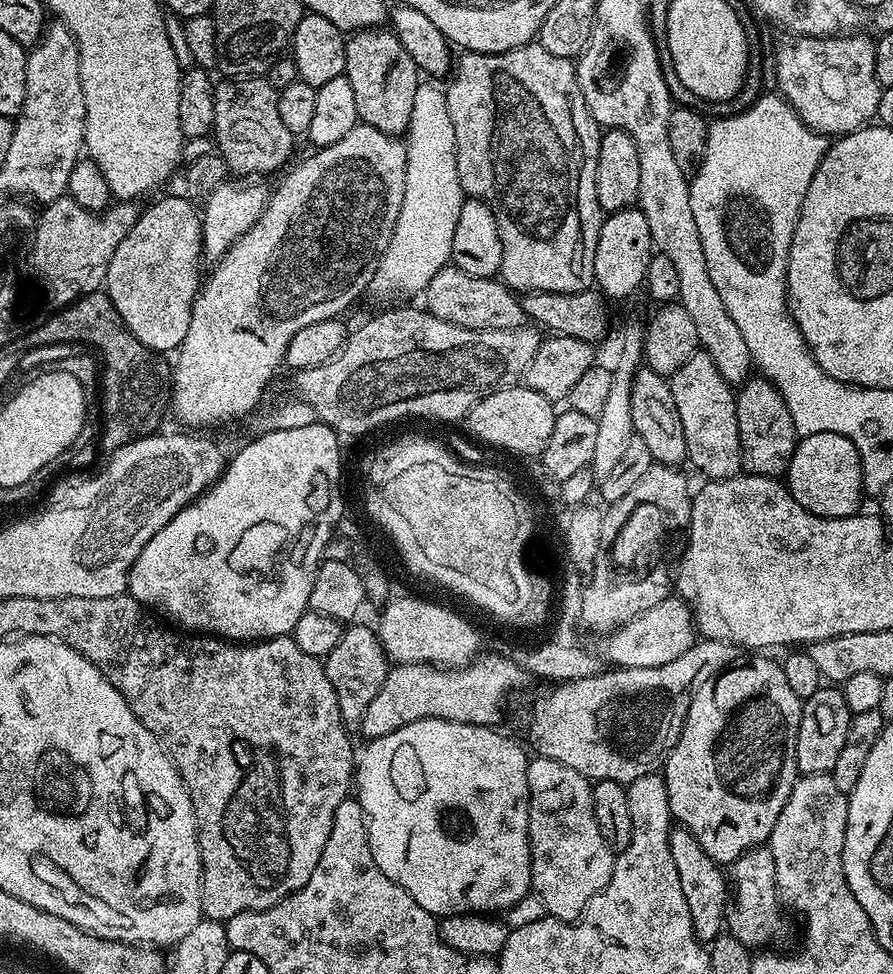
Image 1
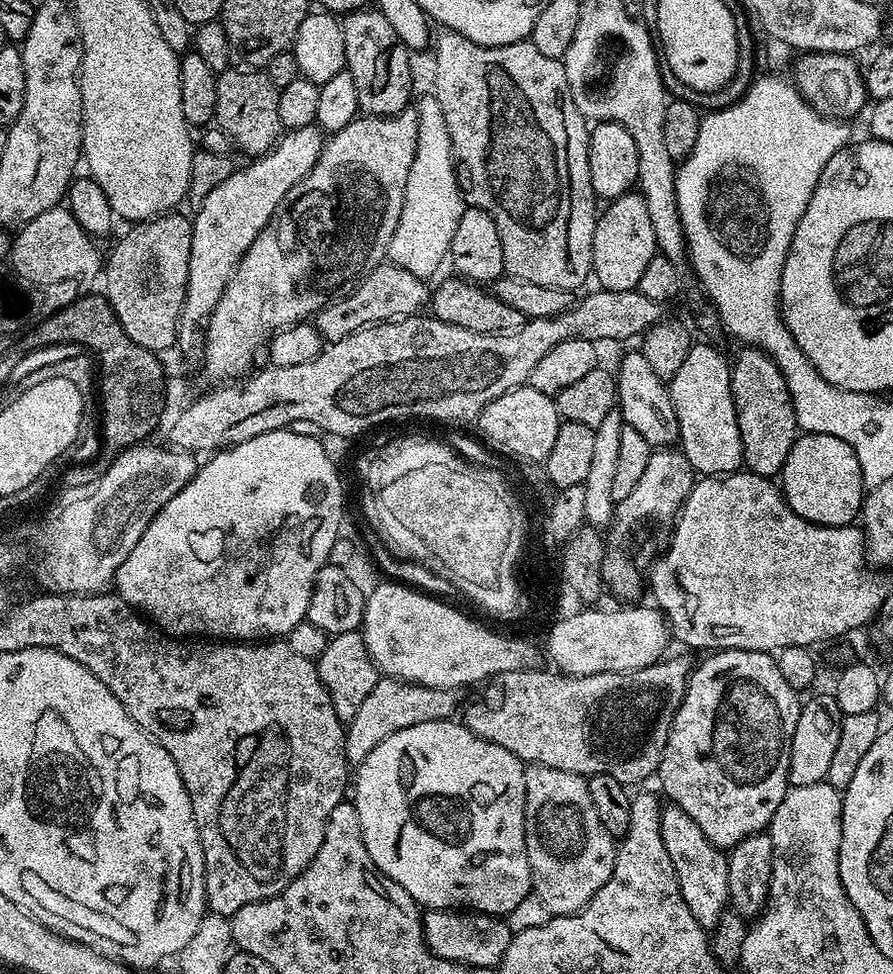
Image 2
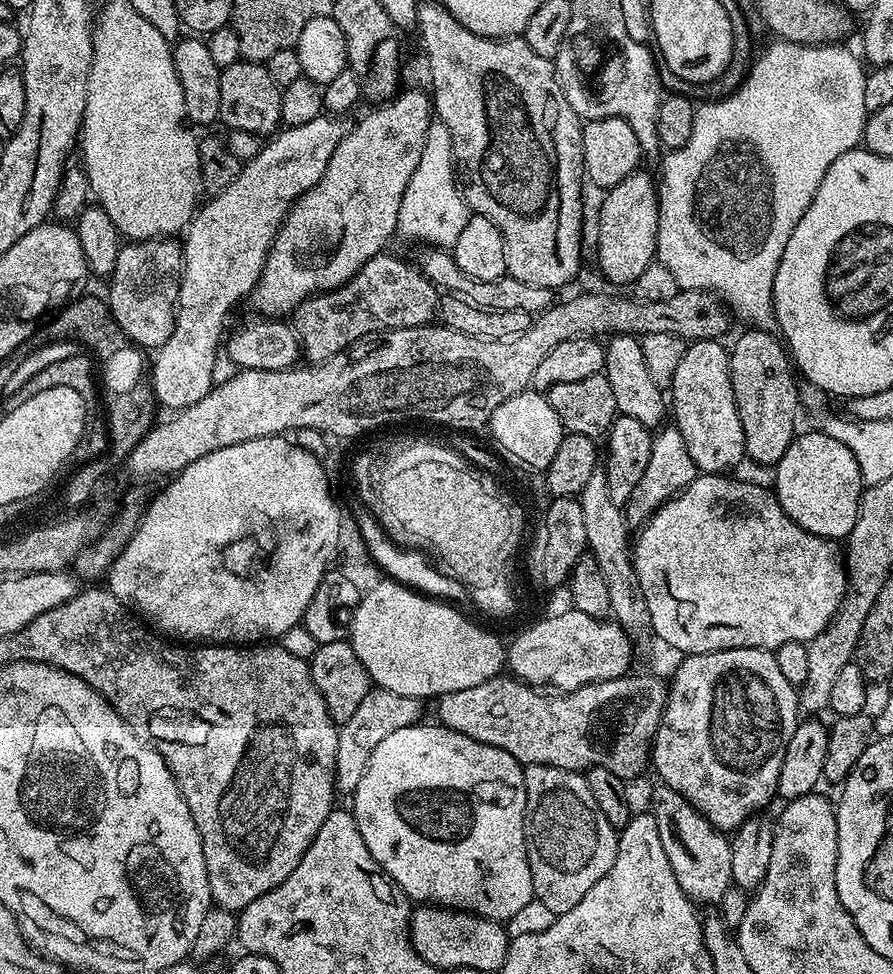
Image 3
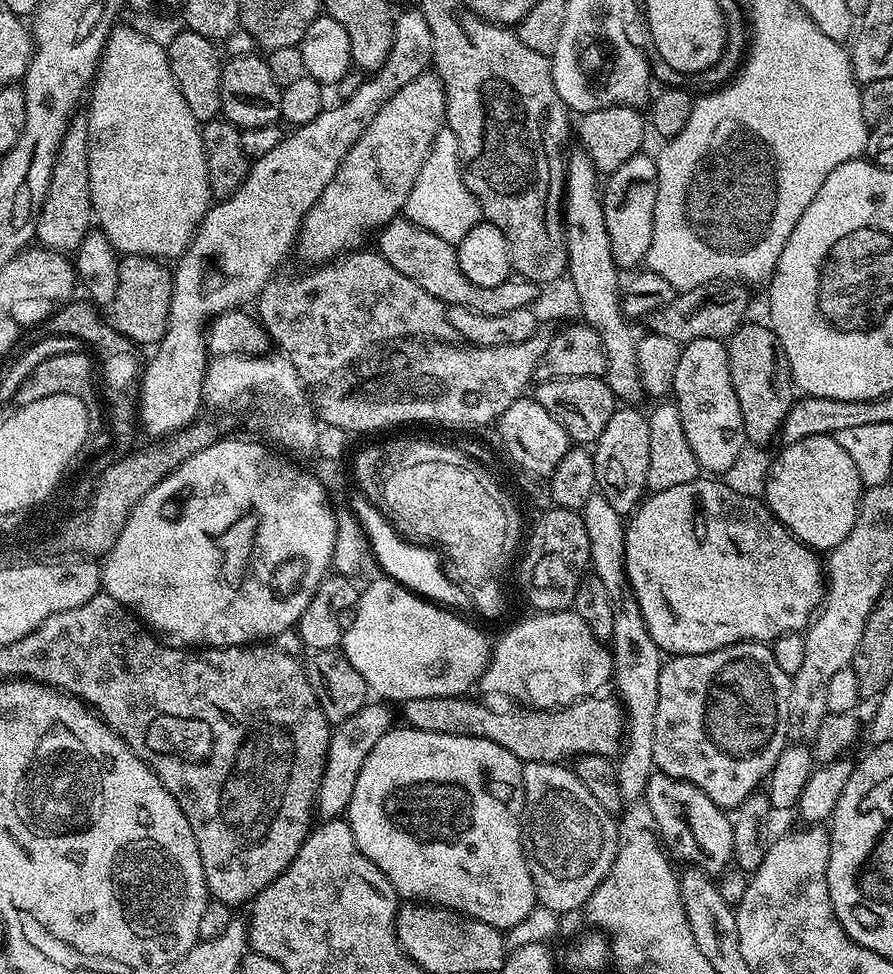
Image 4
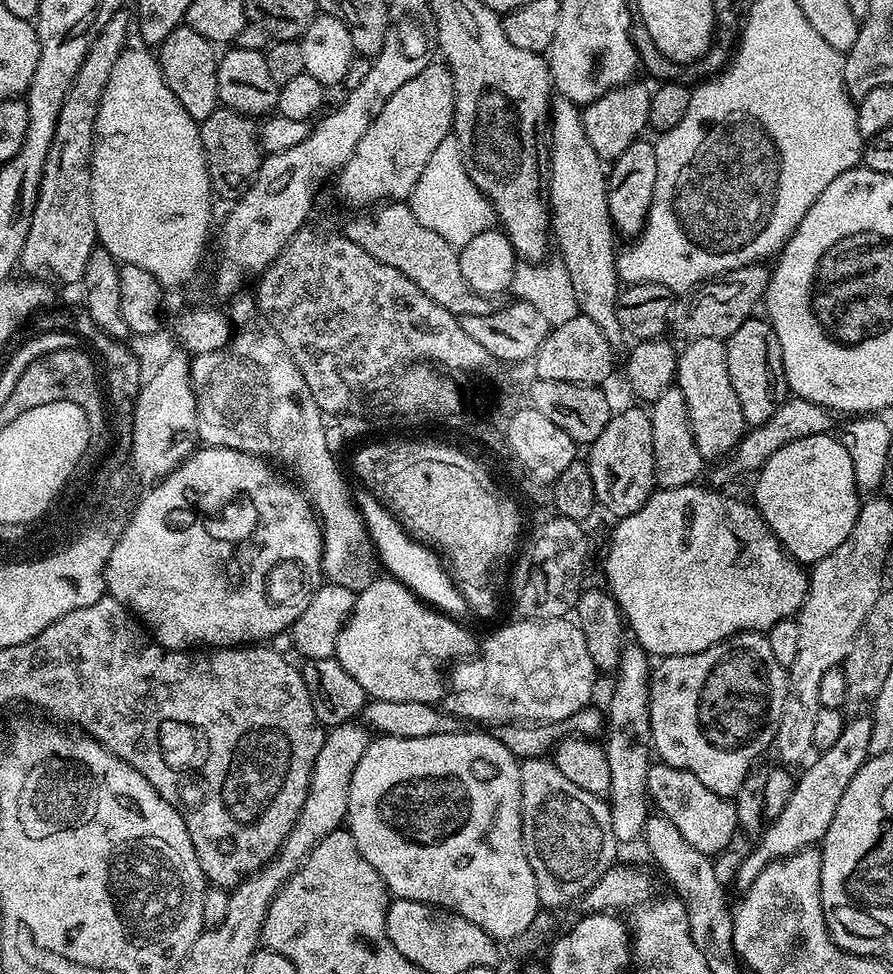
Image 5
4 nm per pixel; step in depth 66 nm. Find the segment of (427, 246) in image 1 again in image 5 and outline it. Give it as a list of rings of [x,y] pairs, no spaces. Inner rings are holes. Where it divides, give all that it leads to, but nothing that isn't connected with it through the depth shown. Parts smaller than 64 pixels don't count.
[[[452,134],[438,142],[434,154],[430,154],[430,162],[426,162],[426,170],[422,170],[422,178],[418,178],[412,191],[410,207],[422,226],[430,226],[434,234],[440,235],[457,250],[464,248],[474,234],[482,234],[494,224],[492,203],[484,197],[482,190],[478,190],[478,186],[474,186],[474,182],[470,182],[460,144]]]

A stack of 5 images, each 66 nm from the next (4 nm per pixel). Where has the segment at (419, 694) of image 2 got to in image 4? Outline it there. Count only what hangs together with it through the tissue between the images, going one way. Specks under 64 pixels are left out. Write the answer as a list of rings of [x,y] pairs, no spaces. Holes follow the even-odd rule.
[[[384,702],[366,703],[358,714],[333,727],[326,766],[316,795],[316,808],[319,815],[321,812],[321,817],[340,818],[347,813],[350,798],[354,798],[354,782],[358,782],[358,774],[362,774],[362,766],[370,750],[374,750],[374,746],[378,746],[378,738],[382,738],[393,727],[392,712],[388,708],[391,707]]]

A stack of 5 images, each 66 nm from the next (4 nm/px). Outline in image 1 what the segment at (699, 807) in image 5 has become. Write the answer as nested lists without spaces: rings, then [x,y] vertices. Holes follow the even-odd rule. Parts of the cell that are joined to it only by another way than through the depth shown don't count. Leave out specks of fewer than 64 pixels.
[[[683,826],[673,827],[672,833],[668,837],[670,838],[670,854],[674,857],[674,867],[678,869],[678,882],[682,882],[682,895],[686,898],[686,906],[690,906],[690,918],[696,939],[701,942],[711,942],[726,928],[730,884],[726,879],[725,869],[716,864],[714,858],[710,858],[710,854],[706,854],[706,850],[702,850],[698,838],[694,838],[694,834]]]

